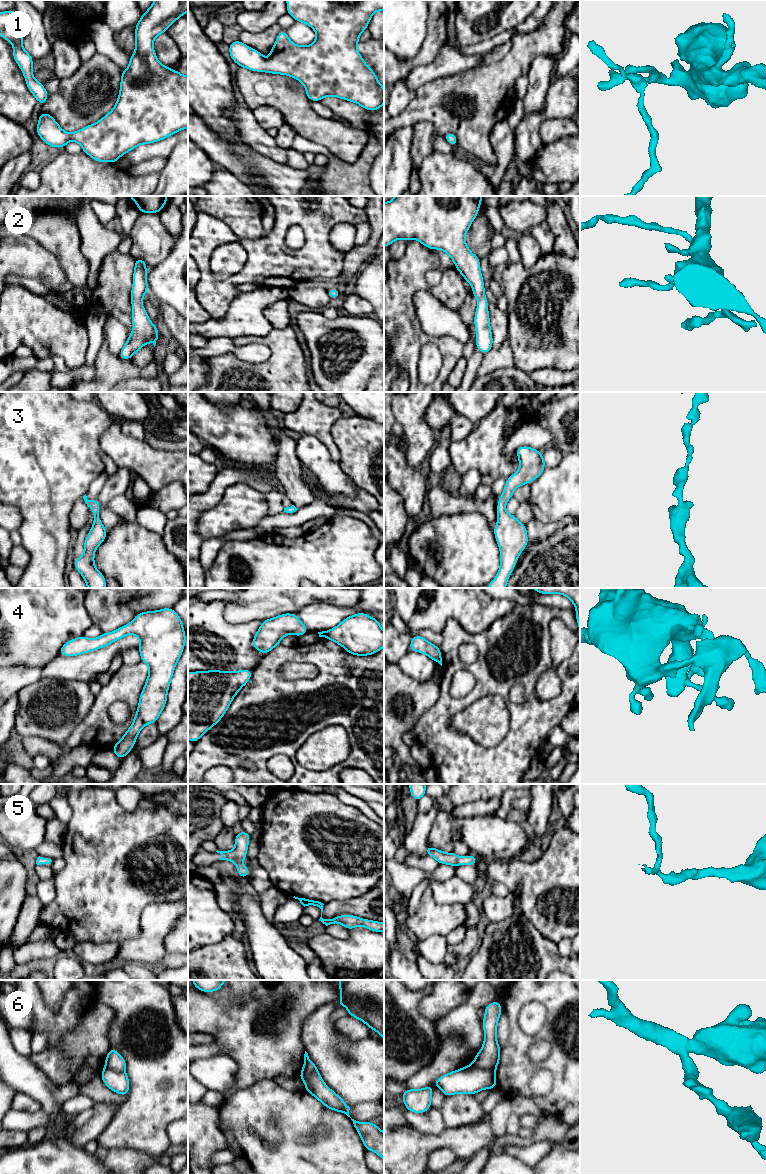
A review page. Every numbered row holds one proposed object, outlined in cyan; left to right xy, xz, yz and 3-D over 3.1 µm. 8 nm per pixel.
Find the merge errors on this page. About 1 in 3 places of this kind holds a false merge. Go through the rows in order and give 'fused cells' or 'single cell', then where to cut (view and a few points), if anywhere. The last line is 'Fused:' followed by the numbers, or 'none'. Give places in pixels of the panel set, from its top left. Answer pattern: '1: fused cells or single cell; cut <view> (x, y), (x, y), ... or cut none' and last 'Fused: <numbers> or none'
1: single cell; cut none
2: single cell; cut none
3: single cell; cut none
4: single cell; cut none
5: single cell; cut none
6: fused cells; cut yz (472, 1063), (480, 1068), (494, 1070)
Fused: 6

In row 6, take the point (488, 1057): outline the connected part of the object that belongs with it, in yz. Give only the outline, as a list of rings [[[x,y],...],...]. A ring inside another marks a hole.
[[[498,1000],[484,1007],[485,1018],[482,1021],[485,1039],[482,1048],[475,1056],[472,1064],[484,1070],[496,1070],[499,1061],[501,1048],[497,1042],[497,1024],[502,1012]]]

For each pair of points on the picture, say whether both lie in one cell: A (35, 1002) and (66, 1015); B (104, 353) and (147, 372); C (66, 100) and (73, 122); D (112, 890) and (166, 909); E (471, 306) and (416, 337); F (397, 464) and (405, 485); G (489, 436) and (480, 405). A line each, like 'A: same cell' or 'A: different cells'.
A: same cell
B: same cell
C: same cell
D: different cells
E: different cells
F: same cell
G: different cells

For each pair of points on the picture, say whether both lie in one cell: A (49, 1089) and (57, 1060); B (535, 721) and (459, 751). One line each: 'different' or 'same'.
A: different
B: same

